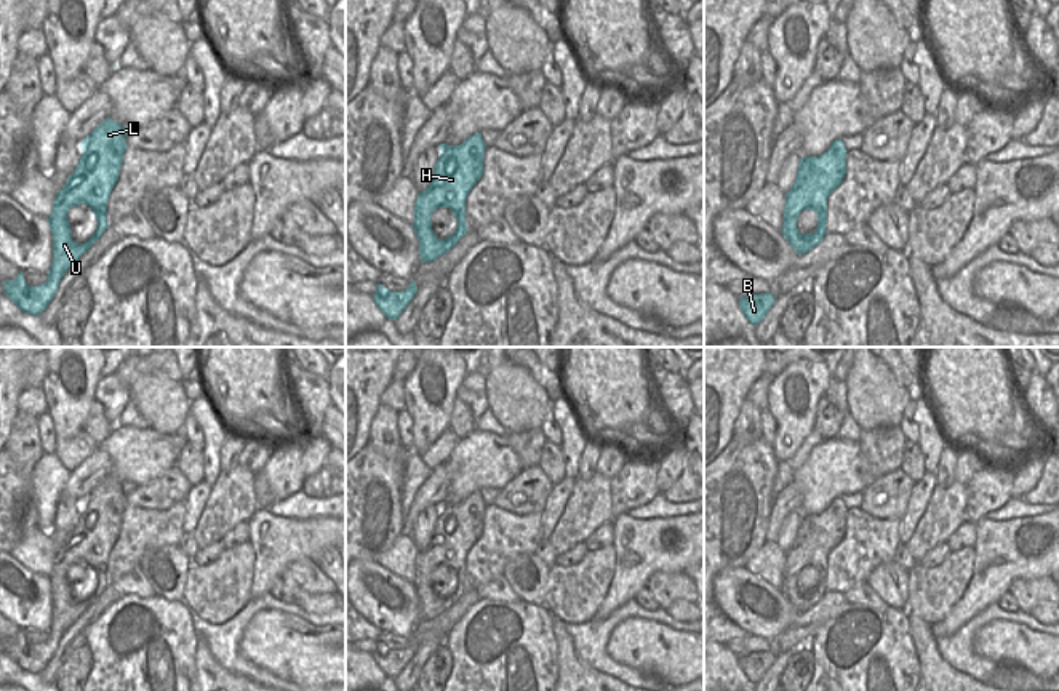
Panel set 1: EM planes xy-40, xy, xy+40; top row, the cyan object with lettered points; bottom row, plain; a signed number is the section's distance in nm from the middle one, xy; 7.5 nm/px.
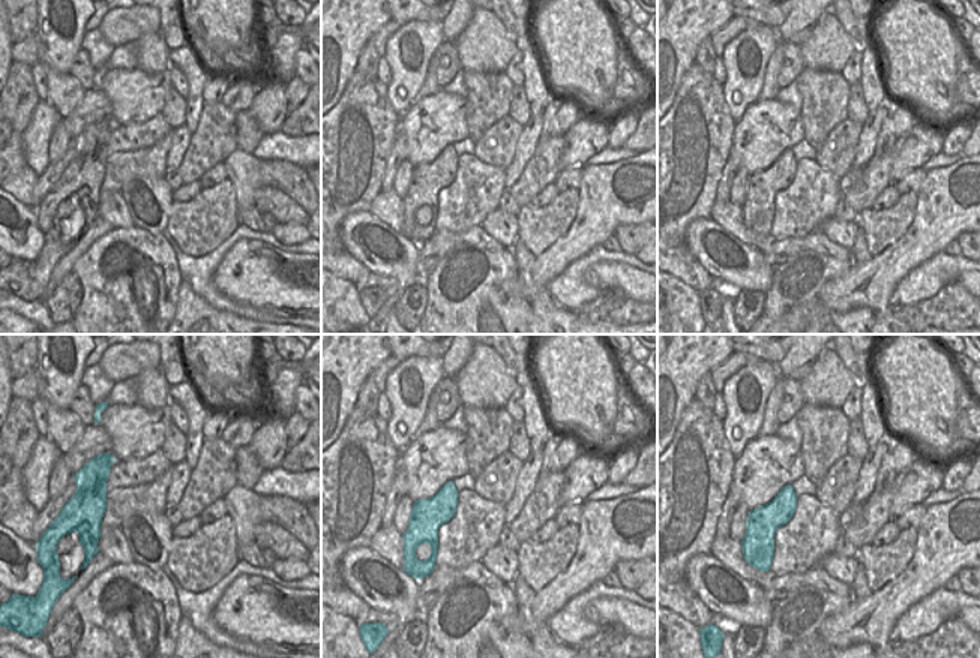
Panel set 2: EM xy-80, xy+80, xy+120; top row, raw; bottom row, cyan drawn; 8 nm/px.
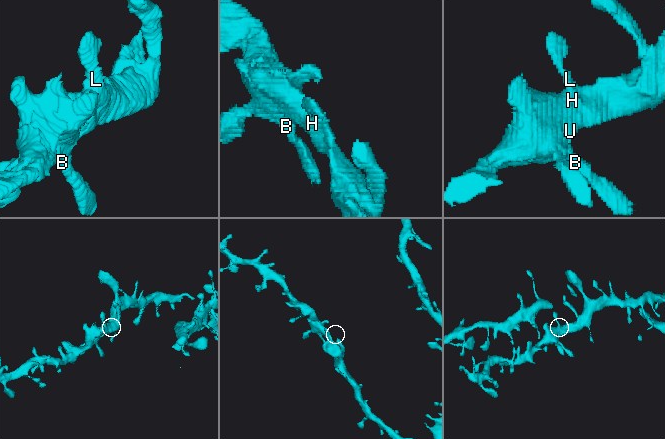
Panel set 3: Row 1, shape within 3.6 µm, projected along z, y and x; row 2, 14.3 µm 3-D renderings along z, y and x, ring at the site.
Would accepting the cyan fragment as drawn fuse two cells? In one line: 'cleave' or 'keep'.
keep

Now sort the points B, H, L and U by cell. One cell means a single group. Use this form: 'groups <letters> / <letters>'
groups B H L U

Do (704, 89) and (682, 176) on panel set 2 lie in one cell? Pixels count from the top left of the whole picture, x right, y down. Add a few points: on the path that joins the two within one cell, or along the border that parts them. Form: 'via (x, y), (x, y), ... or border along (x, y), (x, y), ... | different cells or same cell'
via (700, 110), (695, 137), (682, 155) | same cell

